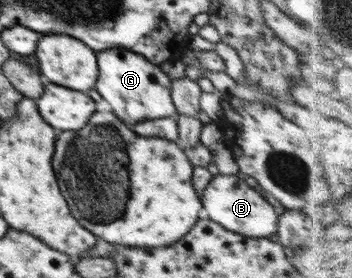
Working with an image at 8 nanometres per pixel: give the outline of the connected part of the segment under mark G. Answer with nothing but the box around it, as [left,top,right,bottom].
[96,49,177,123]

